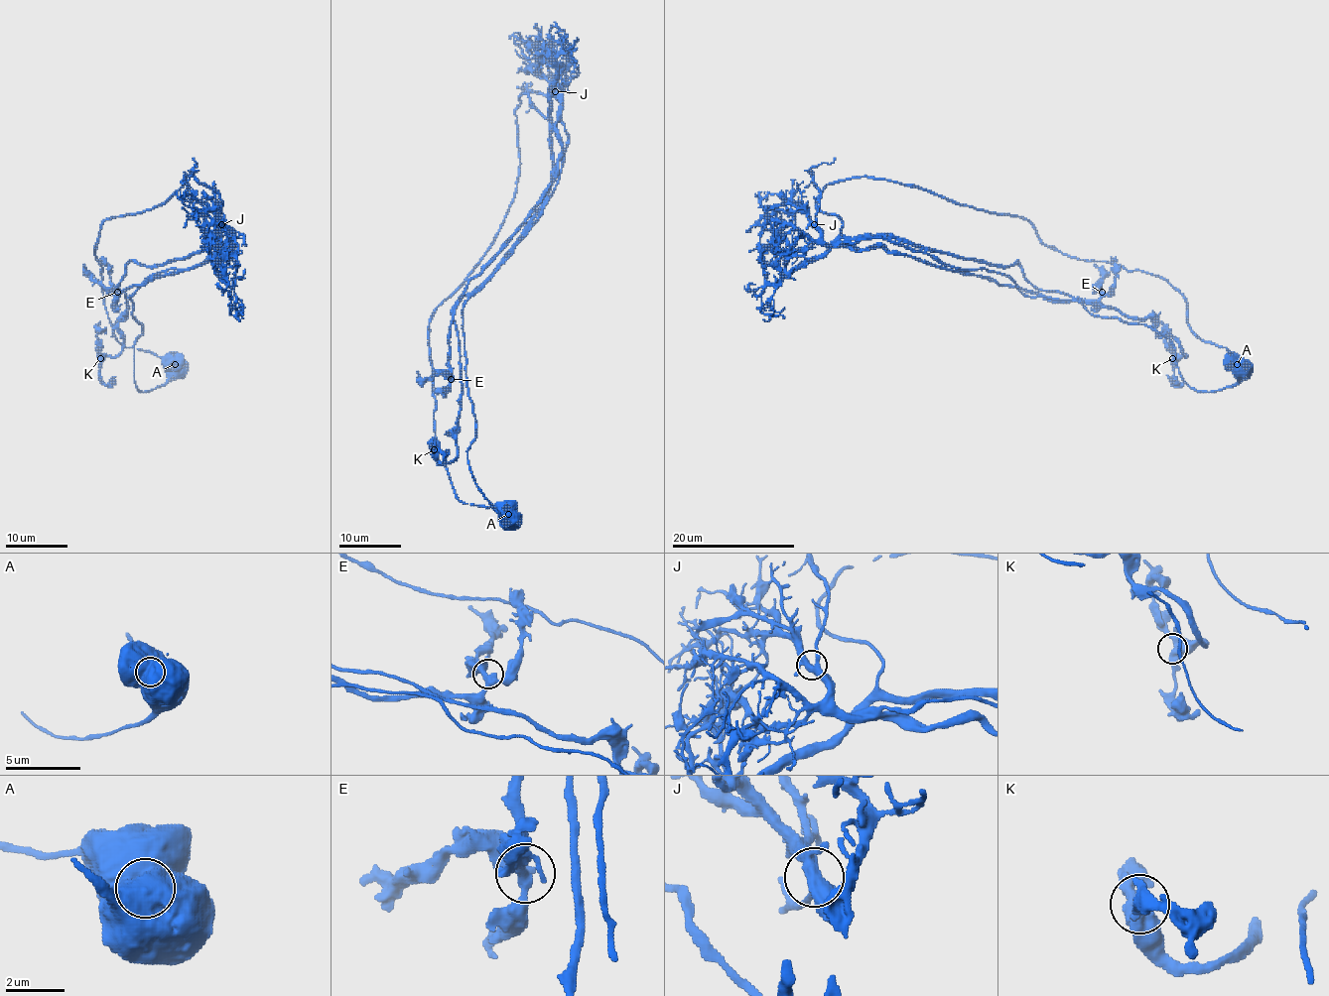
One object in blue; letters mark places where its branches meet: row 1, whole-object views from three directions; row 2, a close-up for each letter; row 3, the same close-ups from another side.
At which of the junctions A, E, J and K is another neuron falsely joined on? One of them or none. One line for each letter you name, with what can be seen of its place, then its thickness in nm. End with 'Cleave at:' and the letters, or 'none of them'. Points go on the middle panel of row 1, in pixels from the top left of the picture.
A: place (508, 514); calibre 850 nm
Cleave at: A

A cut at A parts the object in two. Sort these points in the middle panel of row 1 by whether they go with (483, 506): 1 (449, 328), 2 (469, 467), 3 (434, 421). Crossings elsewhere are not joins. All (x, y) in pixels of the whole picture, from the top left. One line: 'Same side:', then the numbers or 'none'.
Same side: 3

